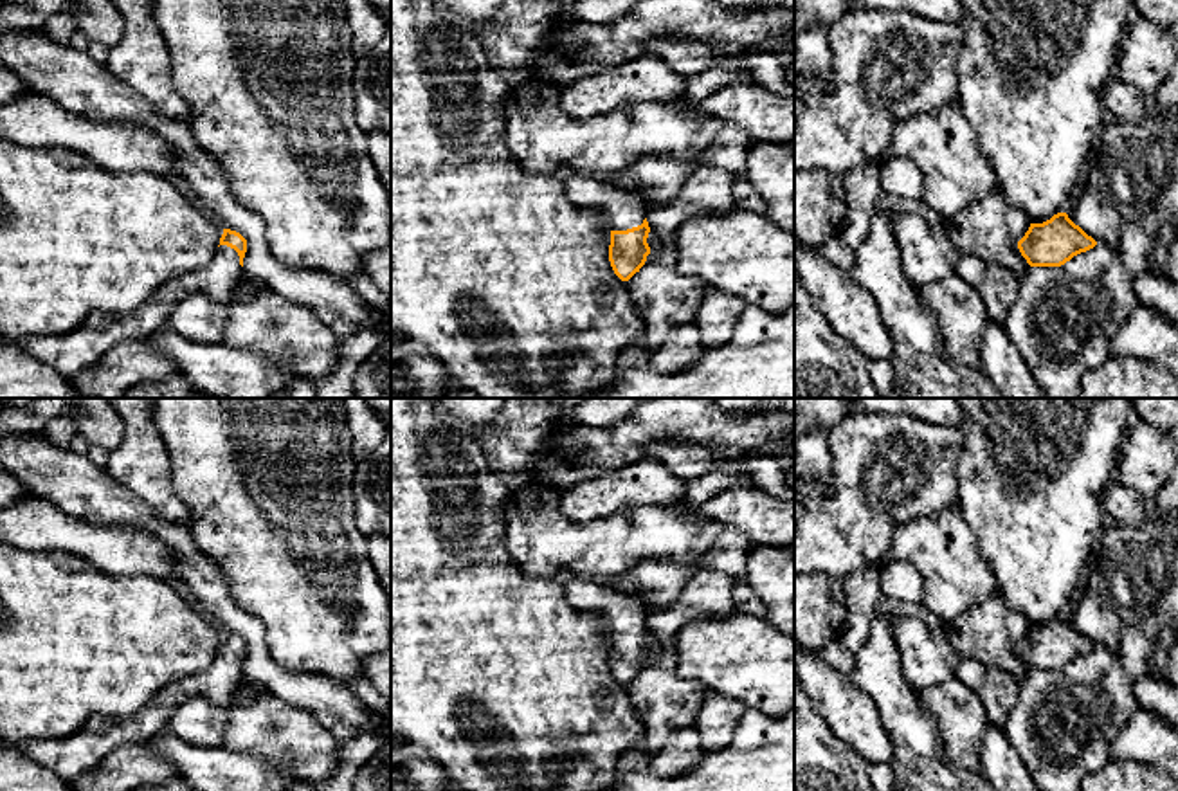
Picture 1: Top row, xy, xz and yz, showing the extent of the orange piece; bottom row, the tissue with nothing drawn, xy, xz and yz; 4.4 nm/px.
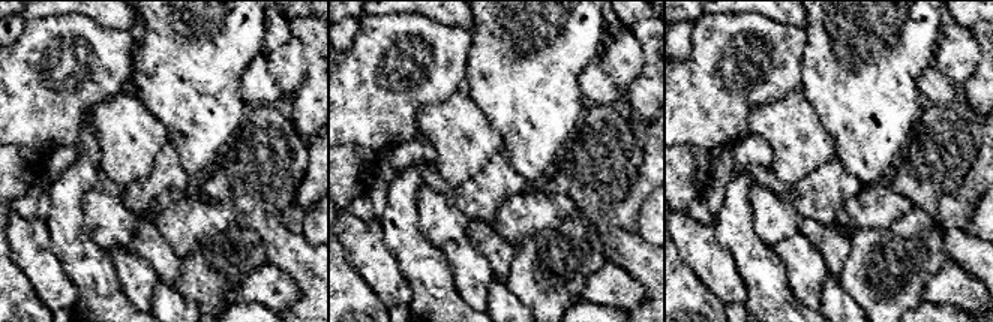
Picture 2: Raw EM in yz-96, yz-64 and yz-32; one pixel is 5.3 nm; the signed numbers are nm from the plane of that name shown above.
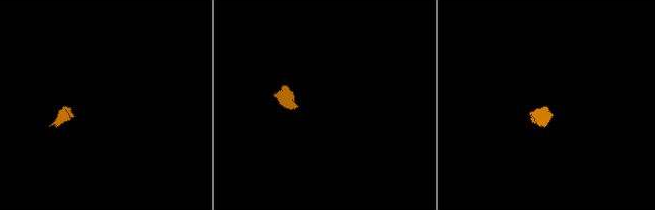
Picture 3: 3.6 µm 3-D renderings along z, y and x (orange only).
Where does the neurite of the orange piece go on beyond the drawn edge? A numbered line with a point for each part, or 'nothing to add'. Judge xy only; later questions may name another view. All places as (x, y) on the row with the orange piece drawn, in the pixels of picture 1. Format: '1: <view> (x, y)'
1: xy (78, 350)

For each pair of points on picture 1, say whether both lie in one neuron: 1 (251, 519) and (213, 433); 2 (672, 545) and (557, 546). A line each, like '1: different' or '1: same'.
1: same
2: same

